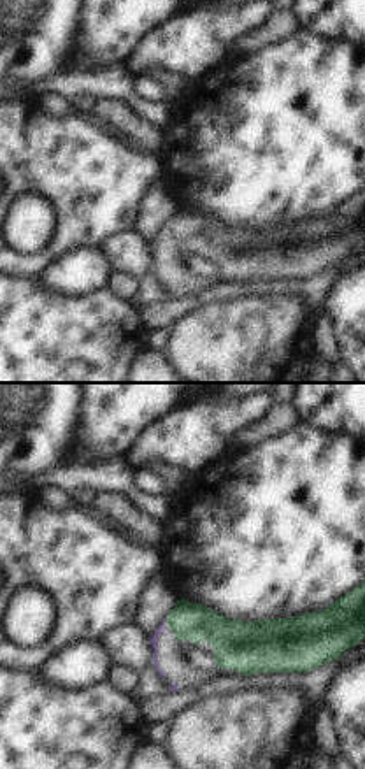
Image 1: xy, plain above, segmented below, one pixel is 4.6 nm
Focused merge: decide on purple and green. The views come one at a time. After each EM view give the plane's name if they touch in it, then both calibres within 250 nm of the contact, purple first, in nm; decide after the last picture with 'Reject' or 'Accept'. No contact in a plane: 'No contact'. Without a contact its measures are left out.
Touches purple in xy. Thickness 50 nm (purple) against 180 nm.

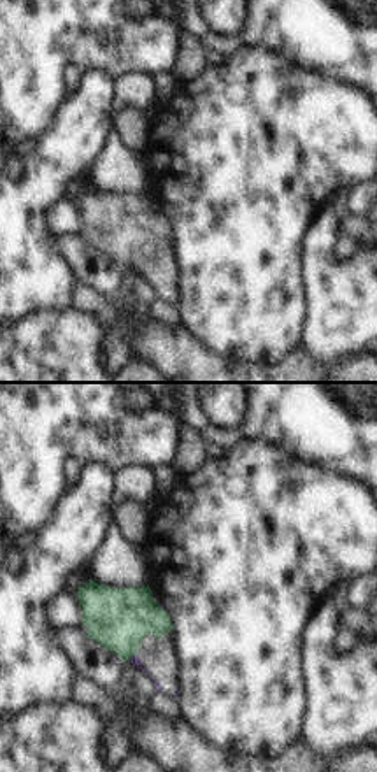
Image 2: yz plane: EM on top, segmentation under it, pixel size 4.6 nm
Touches purple in yz. Thickness 50 nm (purple) against 280 nm.

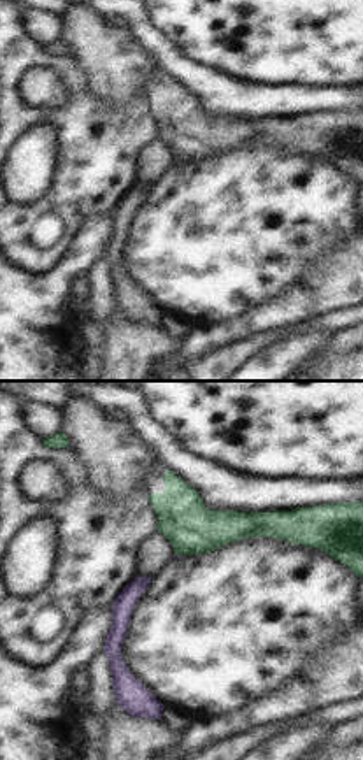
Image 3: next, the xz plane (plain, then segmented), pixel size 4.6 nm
Touches purple in xz. Thickness 20 nm (purple) against 240 nm.

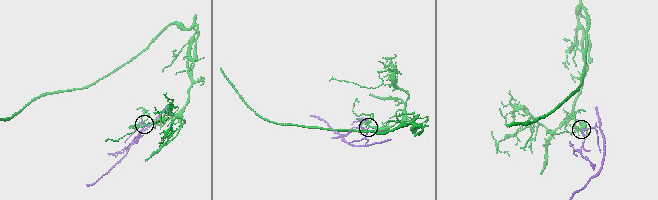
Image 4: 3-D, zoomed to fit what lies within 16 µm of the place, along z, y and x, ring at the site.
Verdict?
Accept.

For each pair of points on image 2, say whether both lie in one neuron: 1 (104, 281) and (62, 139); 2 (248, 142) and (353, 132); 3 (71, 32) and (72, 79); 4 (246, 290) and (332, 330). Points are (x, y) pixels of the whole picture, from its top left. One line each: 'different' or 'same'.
1: different
2: same
3: different
4: different

